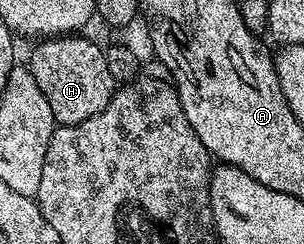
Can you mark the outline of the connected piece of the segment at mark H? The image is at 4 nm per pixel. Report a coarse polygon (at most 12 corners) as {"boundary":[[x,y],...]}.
{"boundary":[[54,35],[30,74],[58,125],[84,123],[116,88],[103,46]]}

